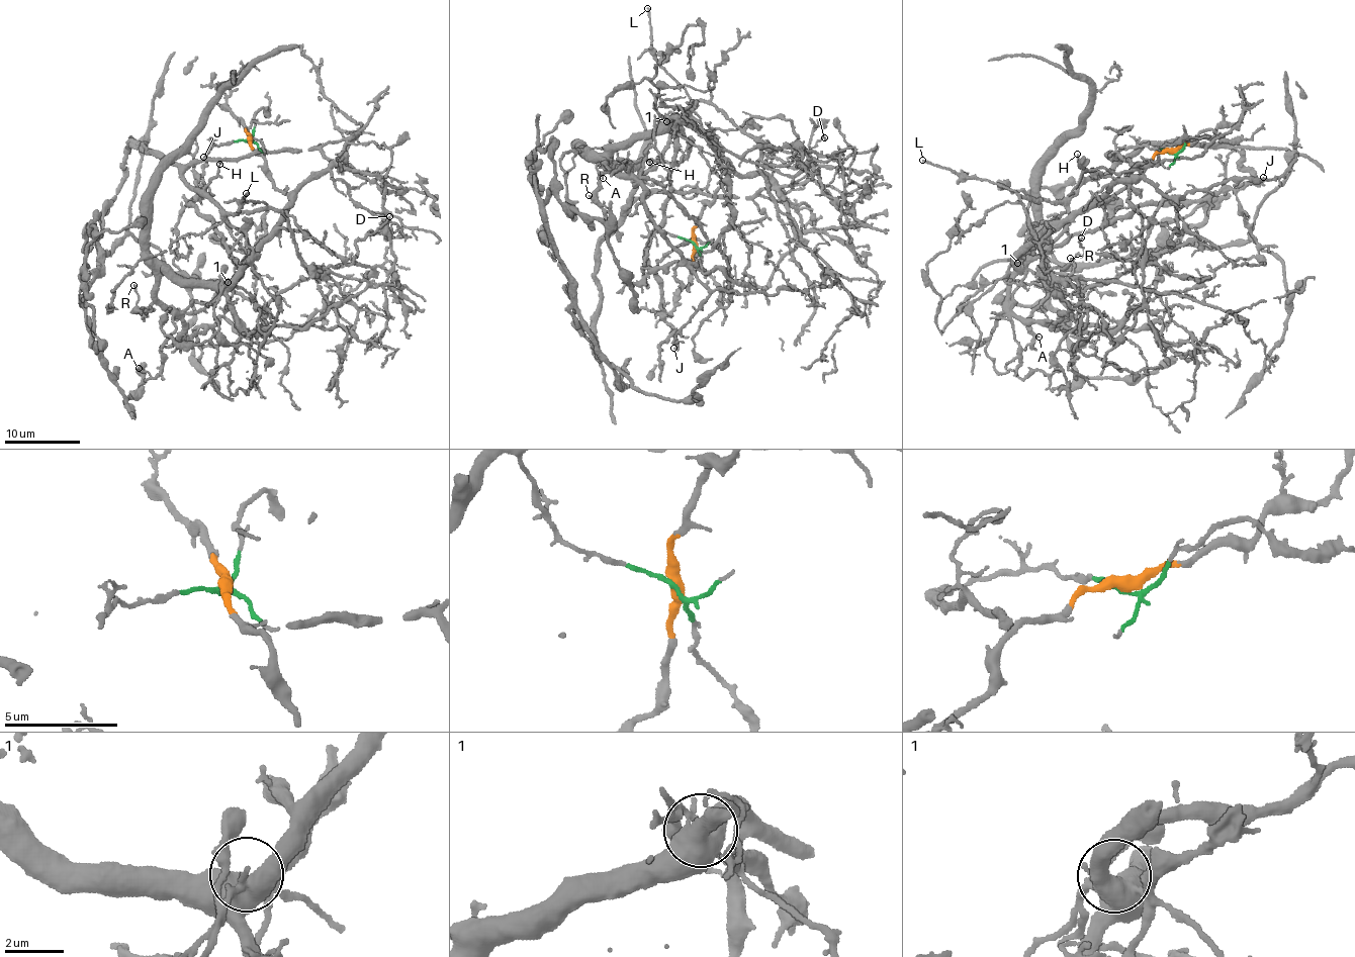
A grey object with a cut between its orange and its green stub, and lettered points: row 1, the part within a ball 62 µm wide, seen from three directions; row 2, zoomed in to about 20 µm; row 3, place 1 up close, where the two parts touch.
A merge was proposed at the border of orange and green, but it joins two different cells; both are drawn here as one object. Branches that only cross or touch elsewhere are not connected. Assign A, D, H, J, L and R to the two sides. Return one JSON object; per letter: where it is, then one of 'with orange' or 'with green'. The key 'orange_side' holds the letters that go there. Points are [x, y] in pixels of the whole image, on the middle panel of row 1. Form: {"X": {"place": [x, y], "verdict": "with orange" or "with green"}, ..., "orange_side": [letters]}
{"A": {"place": [603, 178], "verdict": "with orange"}, "D": {"place": [824, 137], "verdict": "with orange"}, "H": {"place": [649, 162], "verdict": "with green"}, "J": {"place": [673, 348], "verdict": "with orange"}, "L": {"place": [647, 8], "verdict": "with green"}, "R": {"place": [589, 195], "verdict": "with orange"}, "orange_side": ["A", "D", "J", "R"]}

